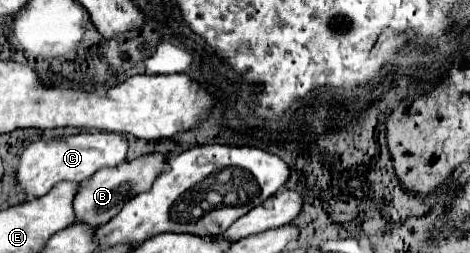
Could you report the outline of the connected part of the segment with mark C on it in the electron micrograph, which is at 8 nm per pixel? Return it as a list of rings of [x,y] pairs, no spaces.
[[[81,132],[67,138],[39,140],[25,148],[17,168],[17,182],[29,198],[47,194],[57,182],[83,182],[105,166],[117,166],[125,160],[129,142],[125,134],[107,132]]]

